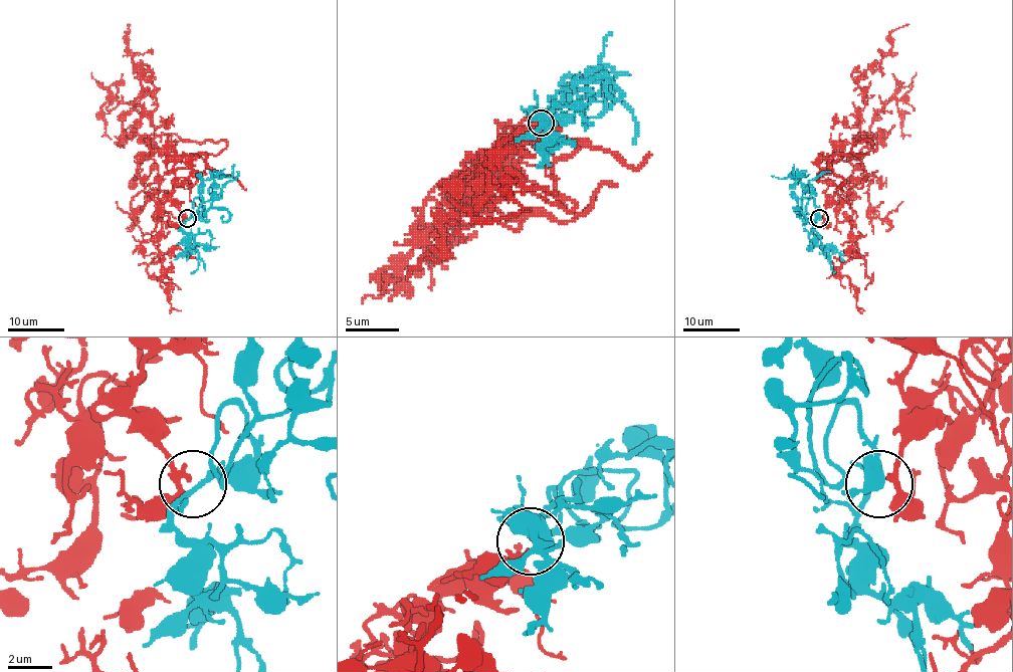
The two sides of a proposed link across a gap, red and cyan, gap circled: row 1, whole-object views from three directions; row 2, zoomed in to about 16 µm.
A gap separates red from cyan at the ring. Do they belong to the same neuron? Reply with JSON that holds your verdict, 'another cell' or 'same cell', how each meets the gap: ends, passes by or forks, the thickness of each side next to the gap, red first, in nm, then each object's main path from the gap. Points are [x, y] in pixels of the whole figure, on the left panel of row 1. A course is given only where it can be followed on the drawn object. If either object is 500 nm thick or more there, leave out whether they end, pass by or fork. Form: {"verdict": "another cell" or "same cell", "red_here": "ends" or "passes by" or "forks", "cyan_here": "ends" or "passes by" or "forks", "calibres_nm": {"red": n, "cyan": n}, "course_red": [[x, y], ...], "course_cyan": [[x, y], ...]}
{"verdict": "same cell", "red_here": "passes by", "cyan_here": "passes by", "calibres_nm": {"red": 220, "cyan": 220}, "course_red": [[187, 217], [172, 190], [194, 155], [226, 143], [154, 132], [129, 24]], "course_cyan": [[187, 220], [202, 210], [195, 199], [194, 218], [209, 201], [211, 187], [222, 194], [212, 206], [223, 215]]}

